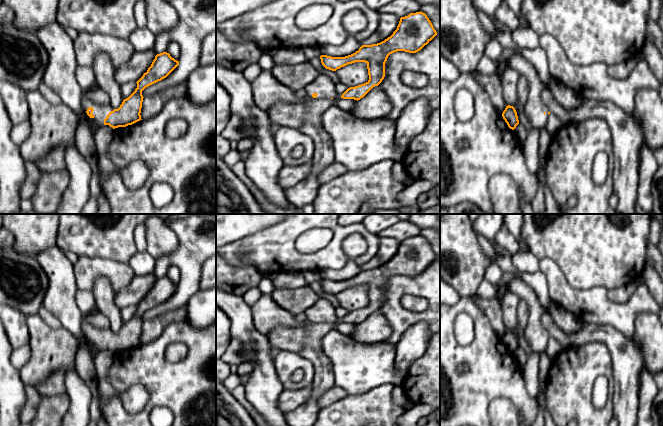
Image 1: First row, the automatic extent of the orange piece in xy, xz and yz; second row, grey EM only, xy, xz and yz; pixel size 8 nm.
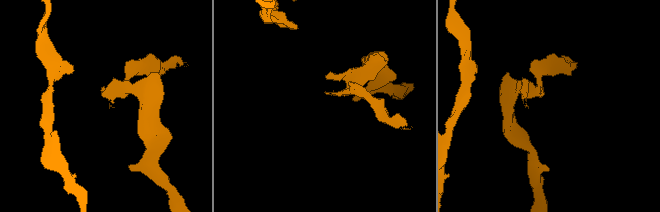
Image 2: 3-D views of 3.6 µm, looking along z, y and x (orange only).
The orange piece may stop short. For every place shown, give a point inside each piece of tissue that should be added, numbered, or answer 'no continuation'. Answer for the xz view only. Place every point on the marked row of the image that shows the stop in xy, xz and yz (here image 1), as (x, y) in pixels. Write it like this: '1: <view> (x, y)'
1: xz (322, 85)

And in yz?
1: yz (534, 109)

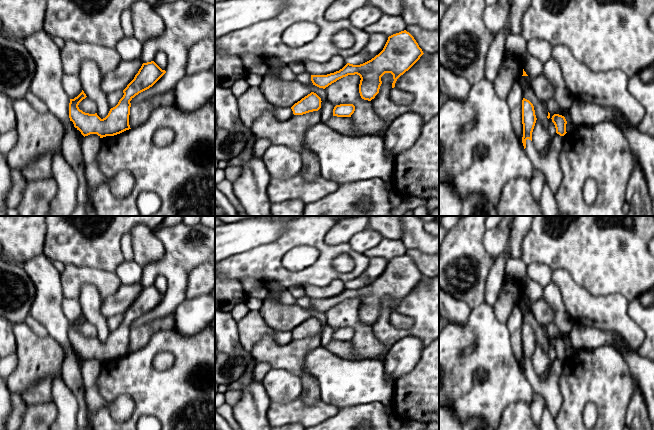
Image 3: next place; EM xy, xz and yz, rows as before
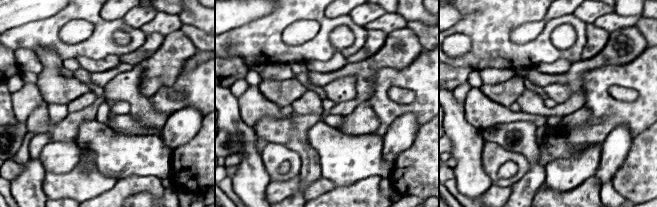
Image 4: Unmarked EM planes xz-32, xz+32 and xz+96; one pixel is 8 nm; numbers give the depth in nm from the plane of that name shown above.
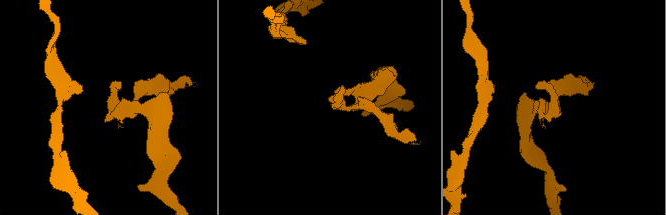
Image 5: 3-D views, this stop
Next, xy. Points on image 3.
no continuation

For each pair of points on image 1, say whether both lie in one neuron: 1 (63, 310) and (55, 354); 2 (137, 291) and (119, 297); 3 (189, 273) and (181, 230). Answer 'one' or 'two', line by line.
1: two
2: one
3: one

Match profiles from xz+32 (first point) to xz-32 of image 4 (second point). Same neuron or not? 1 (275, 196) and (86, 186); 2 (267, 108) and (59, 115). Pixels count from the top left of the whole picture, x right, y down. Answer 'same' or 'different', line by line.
1: same
2: different

